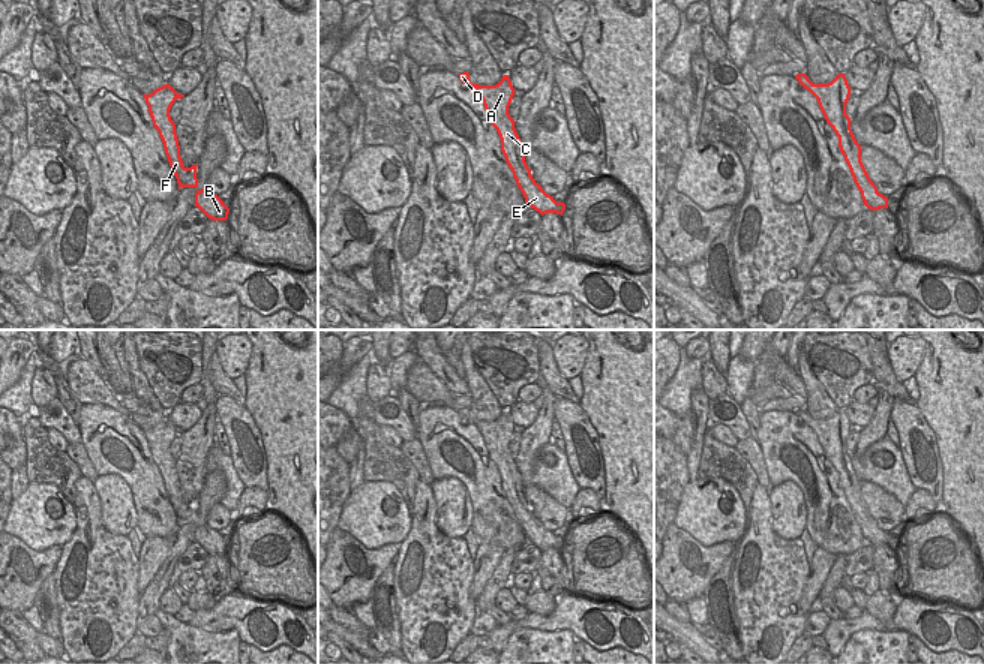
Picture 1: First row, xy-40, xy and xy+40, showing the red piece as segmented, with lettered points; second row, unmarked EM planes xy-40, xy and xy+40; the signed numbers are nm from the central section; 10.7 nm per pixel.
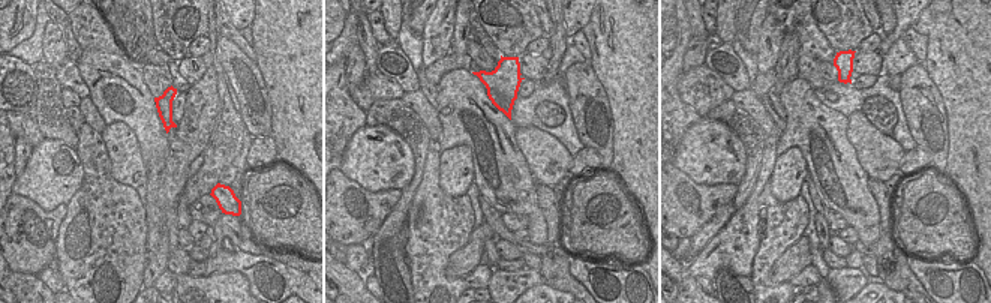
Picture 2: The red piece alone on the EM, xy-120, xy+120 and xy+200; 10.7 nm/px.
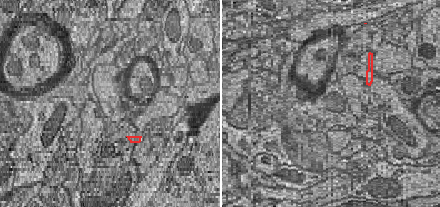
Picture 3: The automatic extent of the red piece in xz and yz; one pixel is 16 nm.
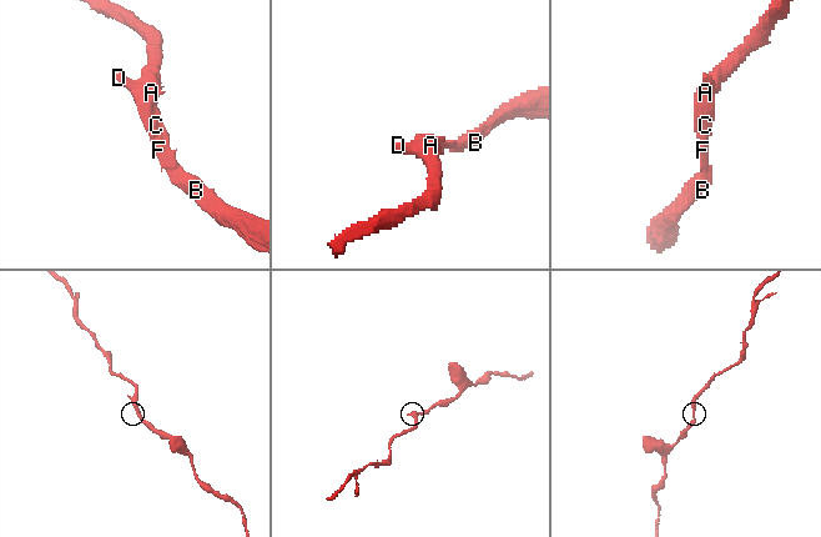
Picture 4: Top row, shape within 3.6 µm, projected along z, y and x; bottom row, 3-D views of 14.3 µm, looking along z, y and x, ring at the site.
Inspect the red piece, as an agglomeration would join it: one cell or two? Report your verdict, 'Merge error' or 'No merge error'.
No merge error

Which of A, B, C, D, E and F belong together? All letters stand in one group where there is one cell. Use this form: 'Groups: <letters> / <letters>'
Groups: A B C D E F

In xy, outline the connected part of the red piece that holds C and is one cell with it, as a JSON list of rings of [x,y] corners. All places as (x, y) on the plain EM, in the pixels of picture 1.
[[[468,408],[459,409],[459,415],[468,423],[472,423],[482,433],[489,457],[500,471],[501,487],[526,541],[538,547],[542,552],[546,549],[562,552],[566,540],[556,538],[554,532],[542,525],[542,522],[532,514],[531,505],[525,498],[525,484],[514,465],[514,456],[508,450],[508,442],[514,432],[514,424],[508,411],[504,411],[495,421],[472,420]]]

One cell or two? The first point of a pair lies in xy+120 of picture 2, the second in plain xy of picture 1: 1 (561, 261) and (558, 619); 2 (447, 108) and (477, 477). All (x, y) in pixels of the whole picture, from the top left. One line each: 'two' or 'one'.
1: two
2: one

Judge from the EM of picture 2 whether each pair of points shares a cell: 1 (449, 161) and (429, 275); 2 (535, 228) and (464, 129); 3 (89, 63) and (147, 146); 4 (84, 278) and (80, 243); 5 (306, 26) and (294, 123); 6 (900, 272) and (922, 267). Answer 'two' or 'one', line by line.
1: two
2: one
3: one
4: one
5: one
6: two

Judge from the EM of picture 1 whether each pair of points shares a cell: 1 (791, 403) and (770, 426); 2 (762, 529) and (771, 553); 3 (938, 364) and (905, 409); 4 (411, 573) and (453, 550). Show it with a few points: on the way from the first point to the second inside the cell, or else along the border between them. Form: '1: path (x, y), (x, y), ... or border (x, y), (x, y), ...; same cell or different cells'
1: border (794, 411), (762, 411), (759, 414); different cells
2: path (762, 535), (765, 547); same cell
3: border (914, 403), (933, 433); different cells
4: path (422, 573), (431, 573), (443, 561); same cell

